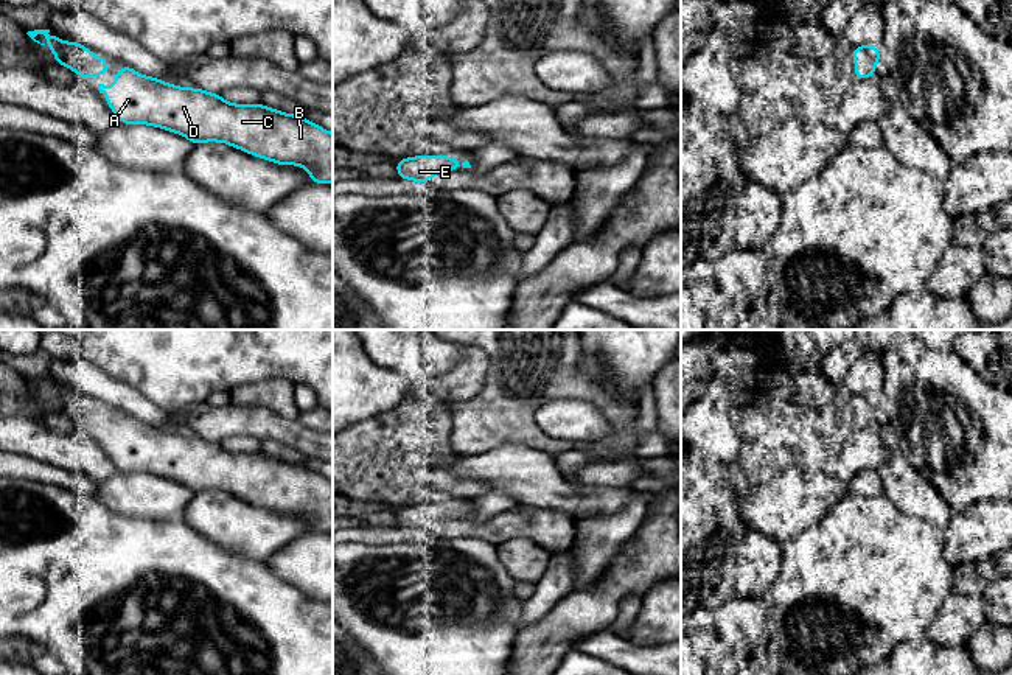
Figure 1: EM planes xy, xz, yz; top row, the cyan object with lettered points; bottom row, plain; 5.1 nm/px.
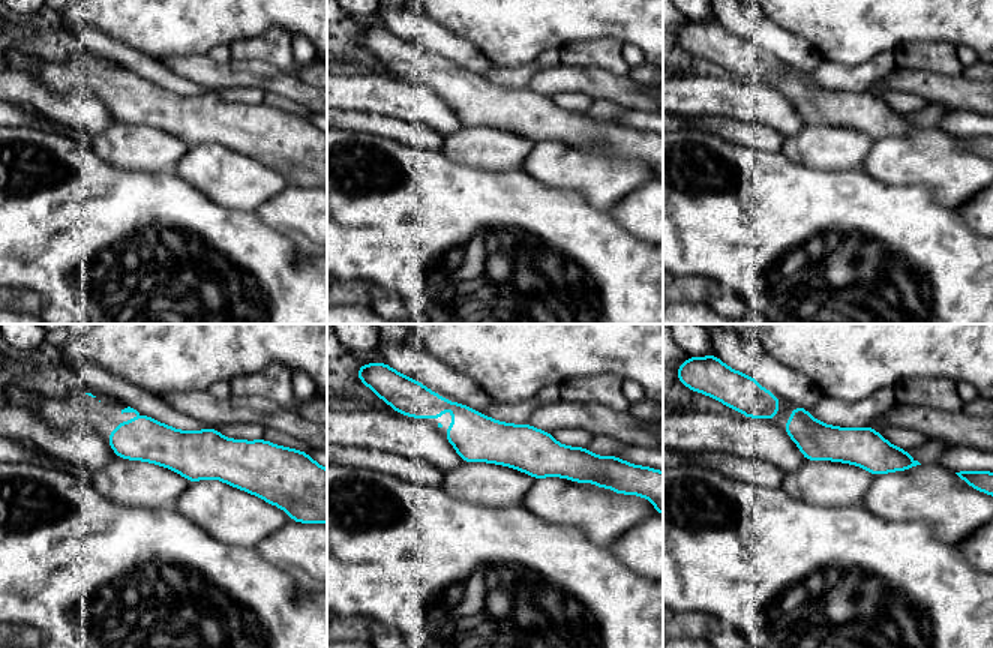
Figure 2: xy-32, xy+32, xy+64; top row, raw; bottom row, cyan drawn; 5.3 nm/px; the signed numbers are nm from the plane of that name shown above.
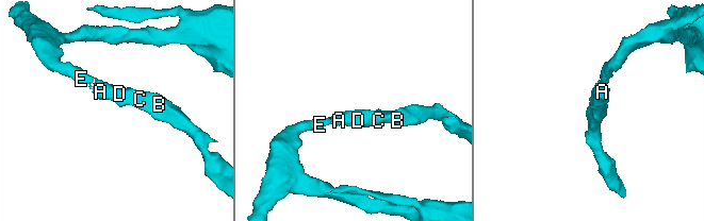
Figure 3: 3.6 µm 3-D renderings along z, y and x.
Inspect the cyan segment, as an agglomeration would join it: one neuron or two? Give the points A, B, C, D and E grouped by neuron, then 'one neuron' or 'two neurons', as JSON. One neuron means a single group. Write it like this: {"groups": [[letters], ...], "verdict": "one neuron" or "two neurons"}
{"groups": [["A", "B", "C", "D", "E"]], "verdict": "one neuron"}

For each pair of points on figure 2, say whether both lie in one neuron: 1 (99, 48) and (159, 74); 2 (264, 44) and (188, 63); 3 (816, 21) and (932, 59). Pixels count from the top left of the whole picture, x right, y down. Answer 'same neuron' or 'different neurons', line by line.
1: same neuron
2: different neurons
3: different neurons

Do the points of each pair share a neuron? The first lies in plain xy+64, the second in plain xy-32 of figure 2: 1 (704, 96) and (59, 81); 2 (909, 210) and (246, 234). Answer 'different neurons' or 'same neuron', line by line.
1: different neurons
2: same neuron

